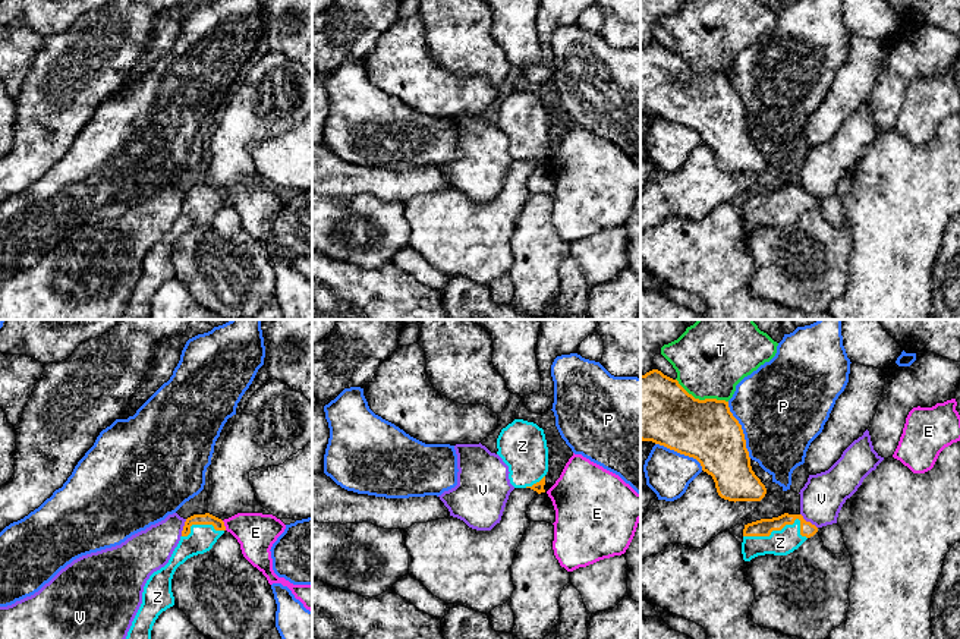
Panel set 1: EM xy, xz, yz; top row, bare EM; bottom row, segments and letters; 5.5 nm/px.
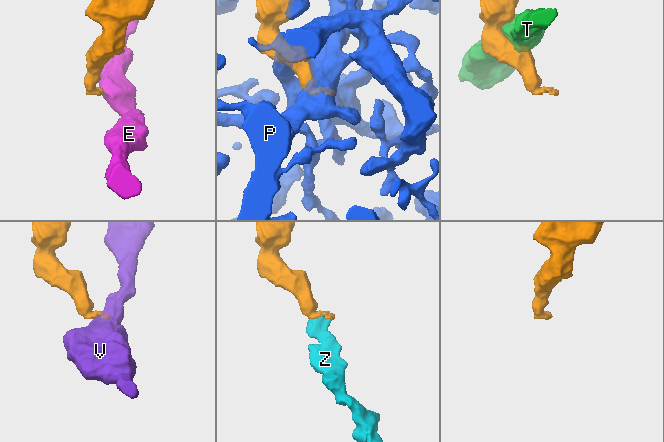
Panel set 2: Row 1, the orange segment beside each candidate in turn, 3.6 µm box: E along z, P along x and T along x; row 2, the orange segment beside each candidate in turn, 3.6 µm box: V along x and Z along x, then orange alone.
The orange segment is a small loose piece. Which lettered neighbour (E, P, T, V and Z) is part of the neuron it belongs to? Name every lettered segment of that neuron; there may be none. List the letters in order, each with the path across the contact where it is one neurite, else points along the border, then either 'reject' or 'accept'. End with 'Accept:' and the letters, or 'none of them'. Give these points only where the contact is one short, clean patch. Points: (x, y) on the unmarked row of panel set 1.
E: border xy (222, 192), (226, 201); reject
P: reject
T: reject
V: border yz (800, 185), (817, 200); reject
Z: way yz (761, 200), (781, 200), (780, 214); accept
Accept: Z

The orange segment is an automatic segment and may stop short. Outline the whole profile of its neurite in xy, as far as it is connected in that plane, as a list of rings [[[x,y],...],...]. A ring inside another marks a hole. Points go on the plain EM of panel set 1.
[[[210,185],[193,186],[186,191],[180,213],[169,234],[147,252],[142,276],[125,314],[117,320],[151,320],[151,302],[155,292],[163,283],[174,277],[171,251],[176,240],[188,230],[210,223],[224,202],[224,193]]]

